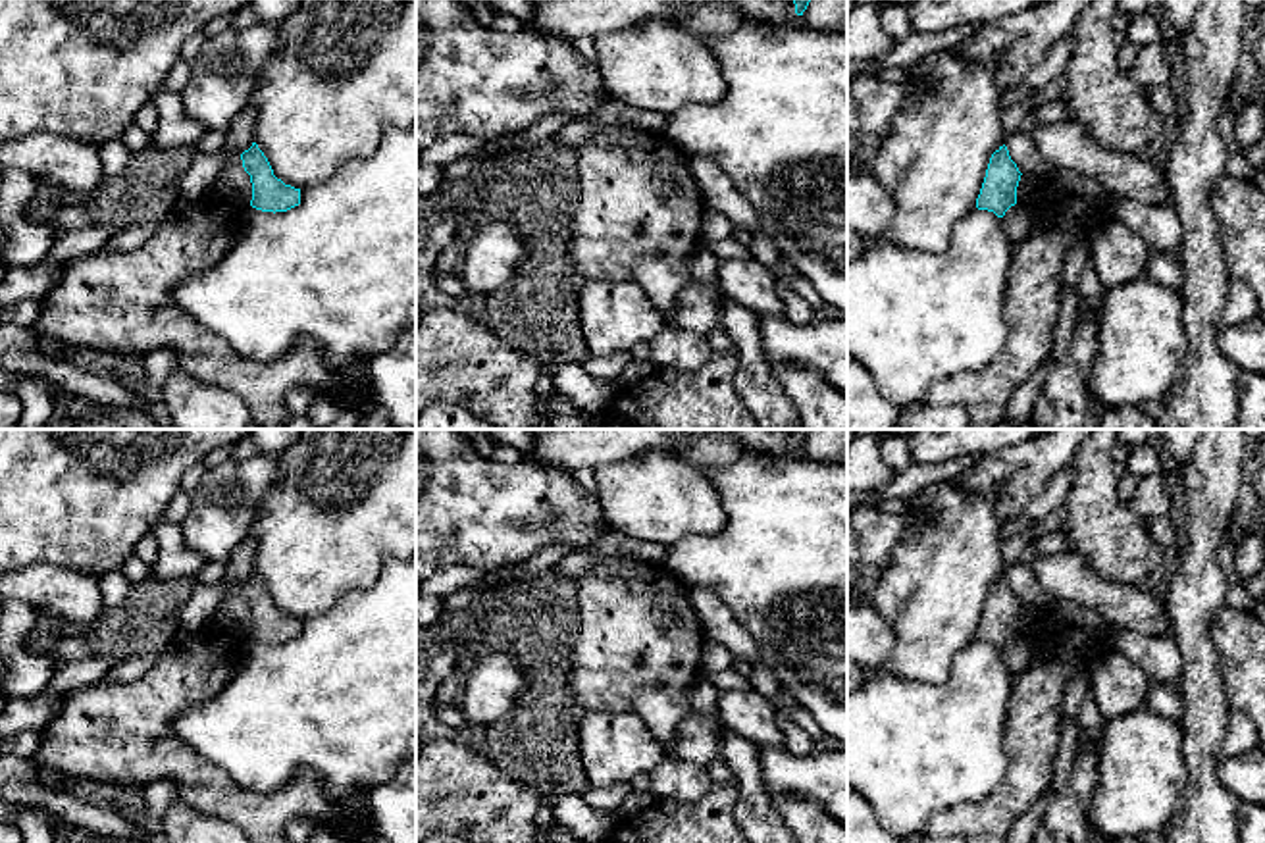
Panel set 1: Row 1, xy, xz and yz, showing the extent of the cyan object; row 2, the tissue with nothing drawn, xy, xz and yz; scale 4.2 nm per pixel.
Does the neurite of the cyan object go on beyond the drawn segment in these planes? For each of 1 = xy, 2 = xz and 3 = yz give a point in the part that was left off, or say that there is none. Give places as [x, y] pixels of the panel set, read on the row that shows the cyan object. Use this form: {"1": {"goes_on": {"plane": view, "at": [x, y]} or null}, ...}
{"1": {"goes_on": null}, "2": {"goes_on": null}, "3": {"goes_on": null}}

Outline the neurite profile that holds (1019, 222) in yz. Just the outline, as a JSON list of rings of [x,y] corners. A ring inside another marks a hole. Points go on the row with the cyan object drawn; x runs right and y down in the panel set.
[[[1015,204],[1005,212],[1001,223],[1011,243],[1017,244],[1040,225],[1040,216],[1030,206]]]

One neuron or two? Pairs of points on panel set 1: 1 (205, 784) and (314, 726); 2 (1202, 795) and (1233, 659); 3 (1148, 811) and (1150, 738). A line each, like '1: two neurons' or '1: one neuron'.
1: two neurons
2: two neurons
3: one neuron

